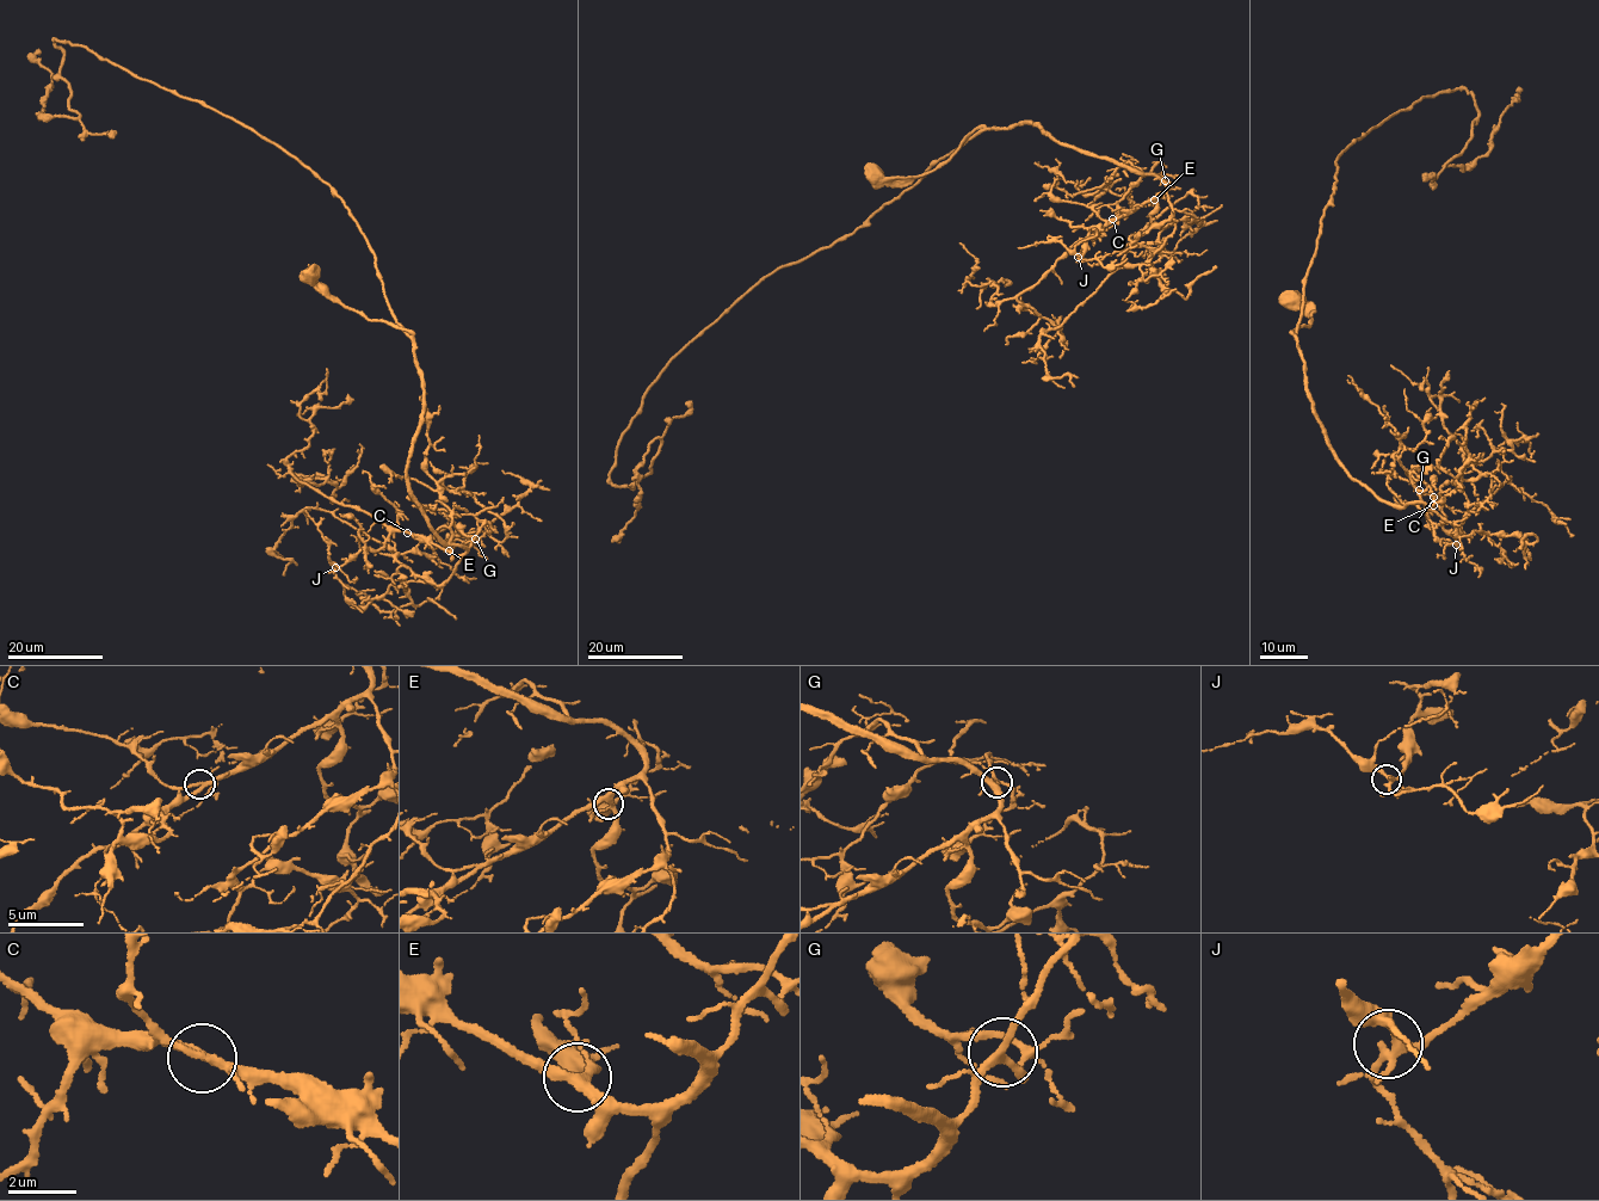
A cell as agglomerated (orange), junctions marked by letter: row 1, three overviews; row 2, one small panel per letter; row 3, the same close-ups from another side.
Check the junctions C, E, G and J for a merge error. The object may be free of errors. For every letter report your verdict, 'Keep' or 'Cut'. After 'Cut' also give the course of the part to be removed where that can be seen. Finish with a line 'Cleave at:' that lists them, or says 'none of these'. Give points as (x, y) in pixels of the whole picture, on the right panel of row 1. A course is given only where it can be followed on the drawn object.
C: Keep
E: Keep
G: Keep
J: Keep
Cleave at: none of these

